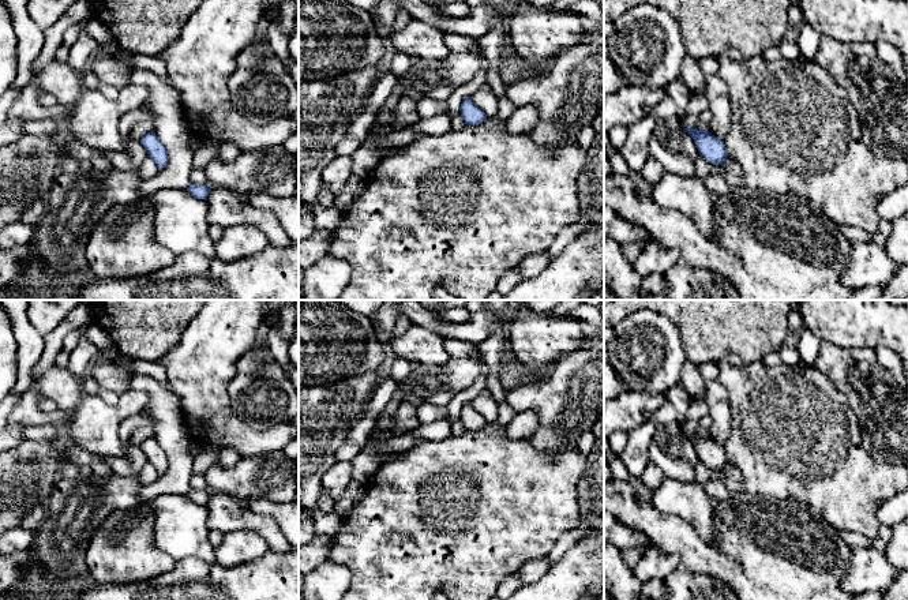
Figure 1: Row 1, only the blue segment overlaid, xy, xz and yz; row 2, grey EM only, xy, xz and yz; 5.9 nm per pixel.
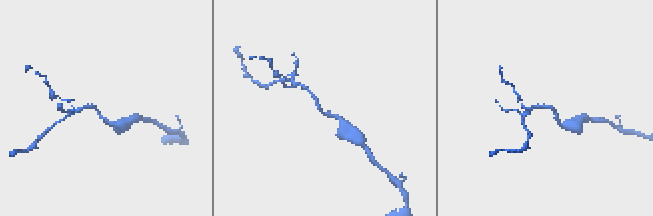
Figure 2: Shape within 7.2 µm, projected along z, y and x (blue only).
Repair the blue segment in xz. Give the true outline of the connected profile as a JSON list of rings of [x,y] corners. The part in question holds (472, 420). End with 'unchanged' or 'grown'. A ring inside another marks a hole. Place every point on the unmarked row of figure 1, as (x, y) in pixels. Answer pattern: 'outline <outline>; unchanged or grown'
outline [[[465,404],[461,409],[461,421],[464,423],[466,431],[479,431],[487,425],[487,420],[469,404]]]; unchanged

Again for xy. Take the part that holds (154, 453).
outline [[[154,436],[147,438],[142,442],[140,449],[146,454],[149,462],[157,469],[160,475],[165,473],[169,468],[166,453],[158,445]]]; unchanged

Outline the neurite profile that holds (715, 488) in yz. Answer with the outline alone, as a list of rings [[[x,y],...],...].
[[[709,480],[703,485],[706,494],[718,502],[725,500],[729,496],[729,491],[724,481],[720,480]]]

